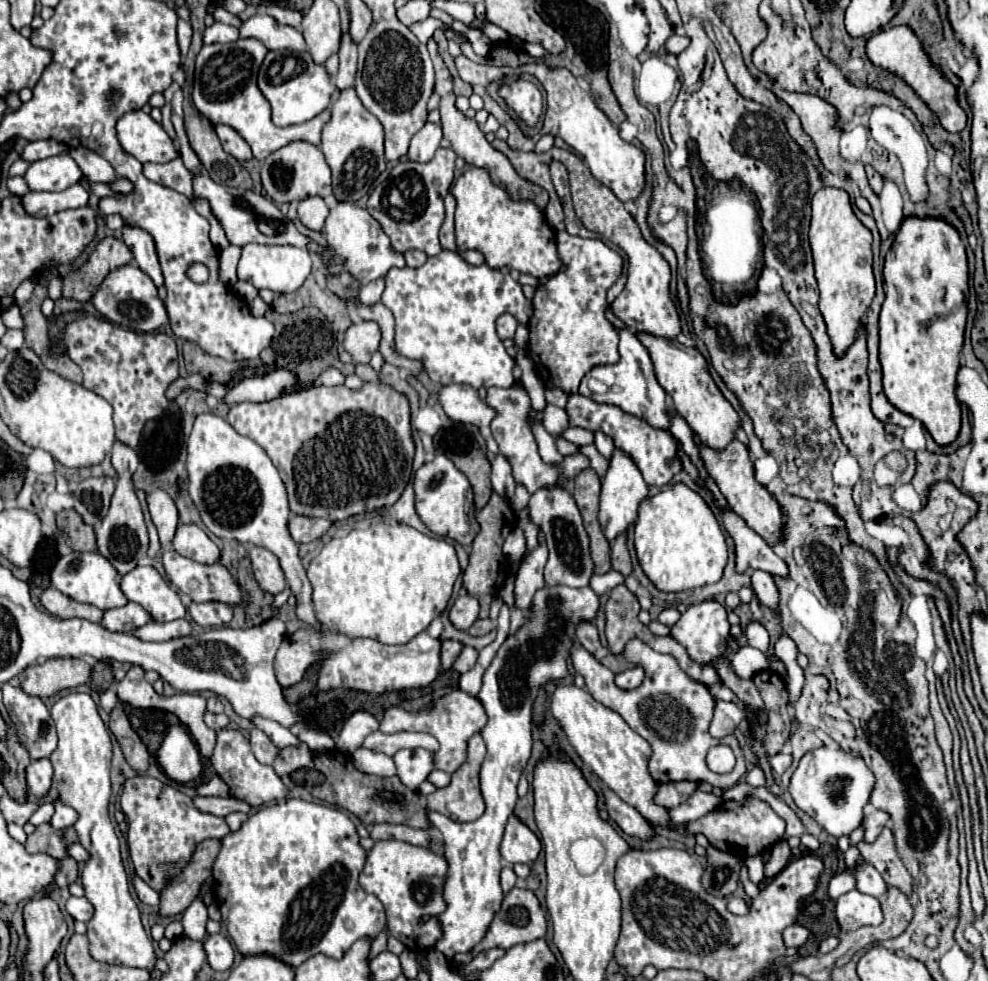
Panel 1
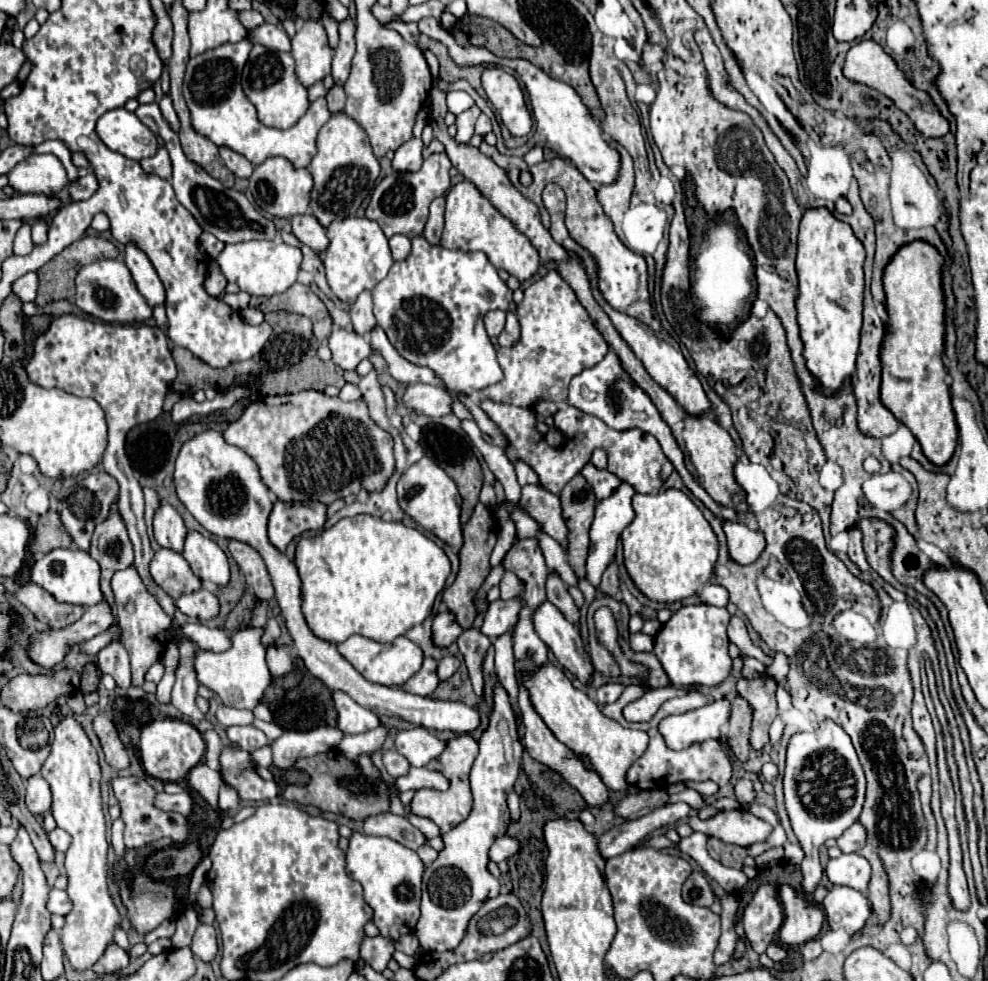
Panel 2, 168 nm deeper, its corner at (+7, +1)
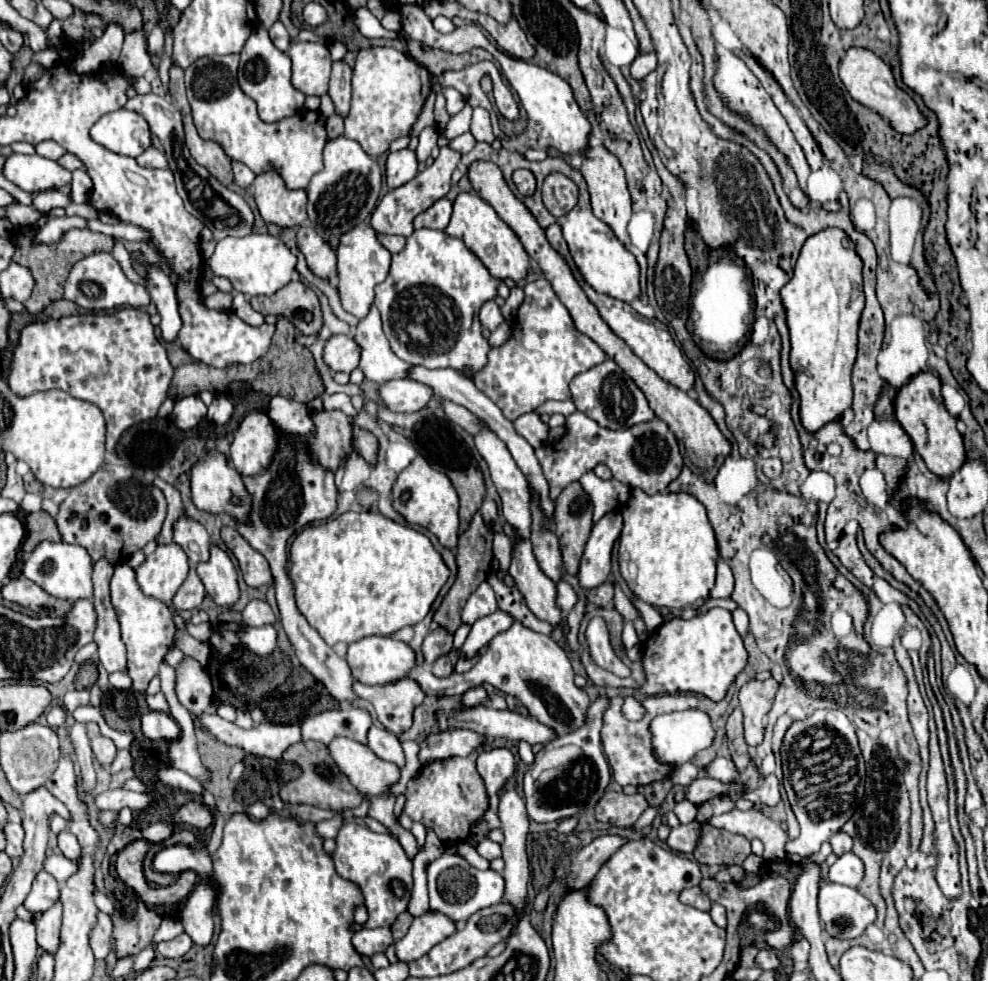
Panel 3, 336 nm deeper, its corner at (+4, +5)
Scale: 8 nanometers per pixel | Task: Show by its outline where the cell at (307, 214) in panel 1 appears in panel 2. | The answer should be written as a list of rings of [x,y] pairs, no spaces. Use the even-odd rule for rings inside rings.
[[[299,214],[291,218],[293,224],[293,234],[307,246],[311,246],[315,252],[321,252],[327,248],[329,240],[325,236],[325,228],[315,220],[311,214]]]

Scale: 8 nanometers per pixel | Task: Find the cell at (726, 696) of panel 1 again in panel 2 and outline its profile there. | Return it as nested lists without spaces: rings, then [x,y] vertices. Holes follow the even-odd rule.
[[[667,686],[667,688],[653,688],[649,692],[645,692],[639,700],[631,702],[625,706],[623,716],[629,722],[647,722],[653,718],[653,714],[659,710],[659,706],[675,696],[683,696],[689,694],[689,688],[677,688],[677,686]]]

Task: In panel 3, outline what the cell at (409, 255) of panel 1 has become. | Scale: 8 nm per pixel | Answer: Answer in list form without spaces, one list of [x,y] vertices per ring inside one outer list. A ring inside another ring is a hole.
[[[378,234],[378,240],[384,248],[388,248],[392,254],[400,252],[406,244],[406,238],[404,236],[390,236],[390,234]]]

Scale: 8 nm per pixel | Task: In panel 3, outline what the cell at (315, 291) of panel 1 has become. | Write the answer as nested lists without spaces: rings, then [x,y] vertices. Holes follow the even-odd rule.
[[[290,282],[272,296],[254,296],[252,308],[260,314],[284,316],[302,334],[318,334],[322,328],[322,312],[316,294],[302,282]]]

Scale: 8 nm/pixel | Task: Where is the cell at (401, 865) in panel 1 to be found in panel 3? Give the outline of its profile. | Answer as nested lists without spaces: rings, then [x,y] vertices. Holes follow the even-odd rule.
[[[346,822],[336,836],[332,860],[336,872],[344,880],[354,882],[364,896],[364,906],[368,910],[368,920],[364,926],[390,928],[396,916],[406,910],[412,892],[412,862],[408,860],[400,842],[390,834],[376,834],[358,822]]]

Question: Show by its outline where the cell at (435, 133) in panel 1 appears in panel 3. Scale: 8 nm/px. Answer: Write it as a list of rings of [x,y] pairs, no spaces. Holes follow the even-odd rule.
[[[408,148],[390,152],[386,160],[386,184],[390,190],[410,182],[418,172],[418,160],[416,154]]]

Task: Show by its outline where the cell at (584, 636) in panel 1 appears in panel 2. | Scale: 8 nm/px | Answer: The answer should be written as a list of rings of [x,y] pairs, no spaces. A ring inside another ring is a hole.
[[[549,572],[547,576],[547,600],[555,604],[563,612],[563,616],[571,620],[571,624],[579,626],[579,608],[575,606],[573,598],[567,594],[565,582],[555,572]]]

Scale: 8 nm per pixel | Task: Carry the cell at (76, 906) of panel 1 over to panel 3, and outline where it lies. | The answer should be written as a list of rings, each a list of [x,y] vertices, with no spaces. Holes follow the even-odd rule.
[[[40,870],[32,882],[32,890],[24,900],[24,908],[34,916],[36,912],[44,912],[58,900],[58,882],[48,872]]]

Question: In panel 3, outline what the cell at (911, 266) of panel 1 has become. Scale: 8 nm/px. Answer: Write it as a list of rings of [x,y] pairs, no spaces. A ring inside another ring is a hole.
[[[922,372],[922,374],[914,376],[896,396],[894,414],[896,414],[896,420],[900,422],[900,426],[910,436],[910,440],[914,442],[914,448],[920,454],[920,458],[924,460],[926,468],[934,476],[948,478],[958,468],[962,468],[962,464],[966,462],[964,442],[956,428],[956,418],[952,414],[948,414],[948,410],[944,408],[938,376],[934,376],[930,372]]]

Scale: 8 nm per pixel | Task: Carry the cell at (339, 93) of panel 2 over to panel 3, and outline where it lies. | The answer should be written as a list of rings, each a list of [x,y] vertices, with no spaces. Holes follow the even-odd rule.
[[[334,114],[332,118],[326,120],[326,132],[328,132],[328,140],[338,138],[344,132],[344,120],[338,114]]]

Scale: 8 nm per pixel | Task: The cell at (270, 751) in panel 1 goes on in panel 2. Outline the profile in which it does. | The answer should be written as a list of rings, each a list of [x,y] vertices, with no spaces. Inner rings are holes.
[[[231,726],[231,728],[227,728],[227,736],[235,746],[239,746],[247,752],[255,752],[257,748],[261,748],[269,742],[267,736],[261,730],[257,730],[255,726]]]

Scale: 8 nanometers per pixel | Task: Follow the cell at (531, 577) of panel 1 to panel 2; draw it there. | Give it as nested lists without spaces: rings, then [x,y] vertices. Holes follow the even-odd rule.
[[[507,600],[507,602],[491,602],[487,608],[485,622],[481,626],[481,632],[489,638],[497,638],[503,632],[511,630],[517,622],[517,614],[521,610],[519,600]]]

